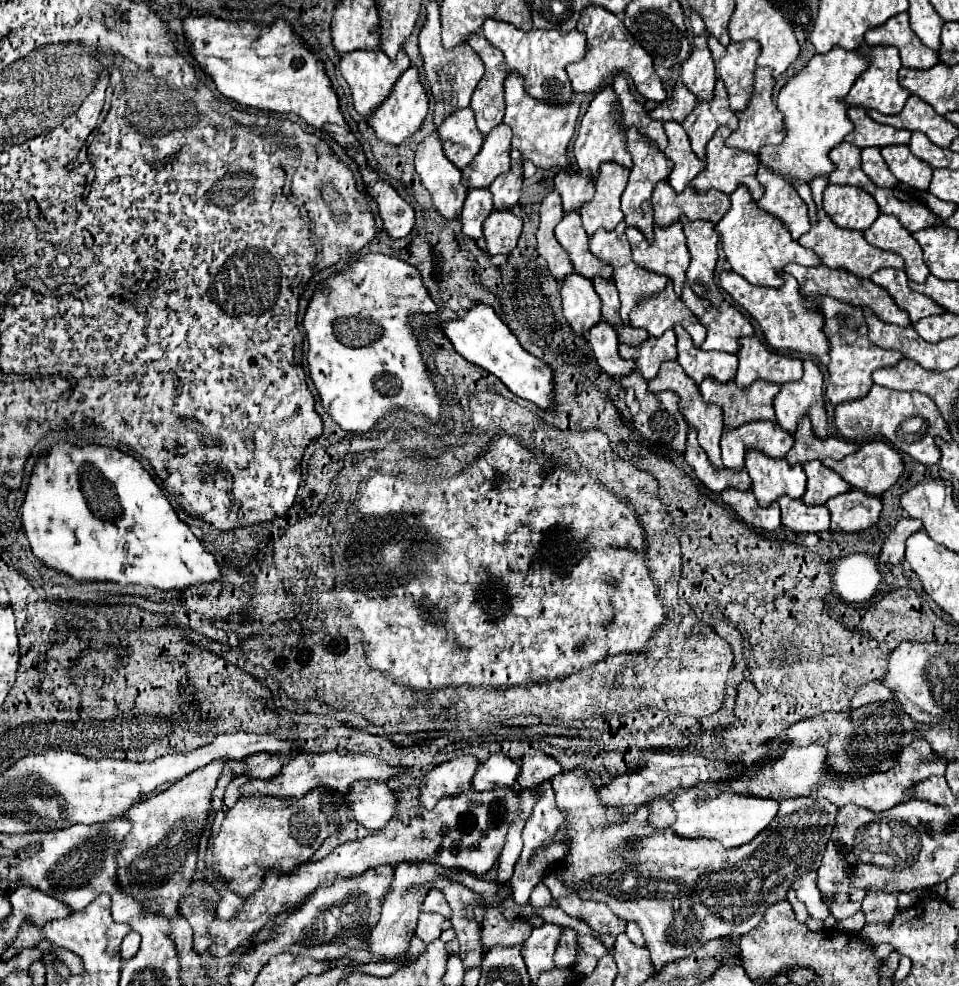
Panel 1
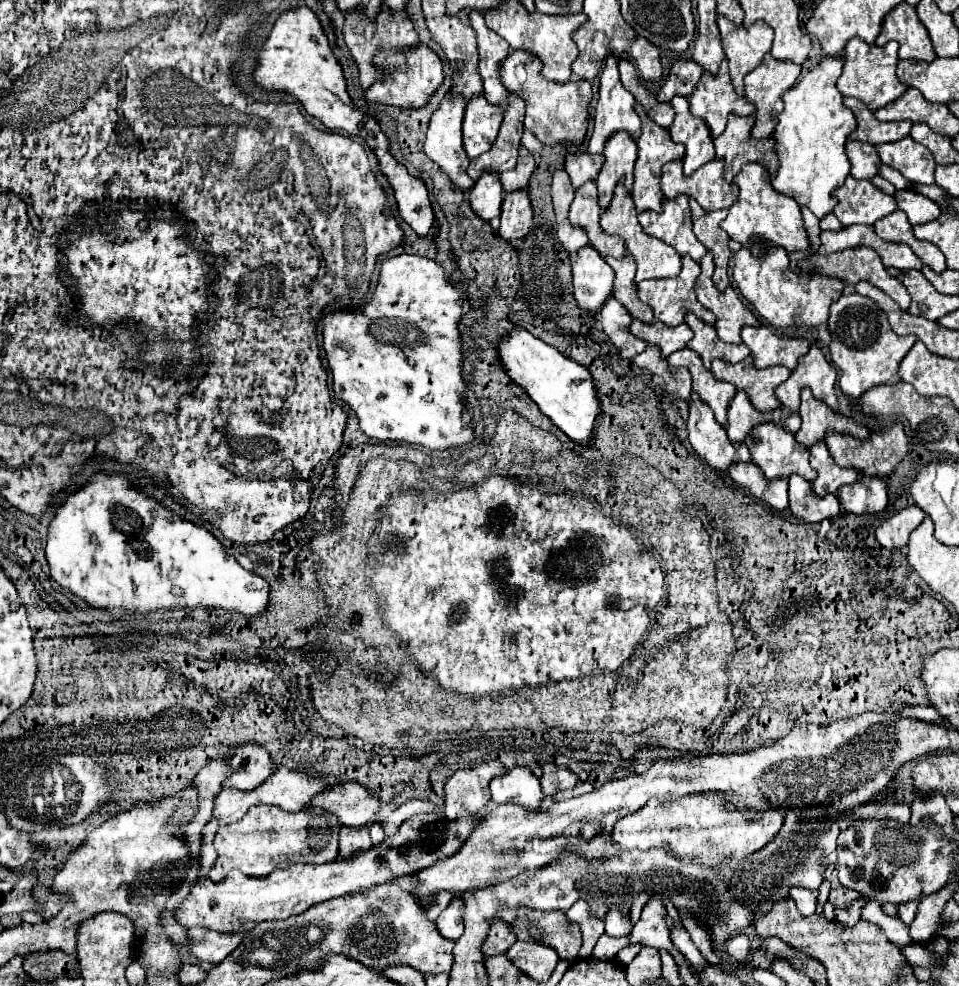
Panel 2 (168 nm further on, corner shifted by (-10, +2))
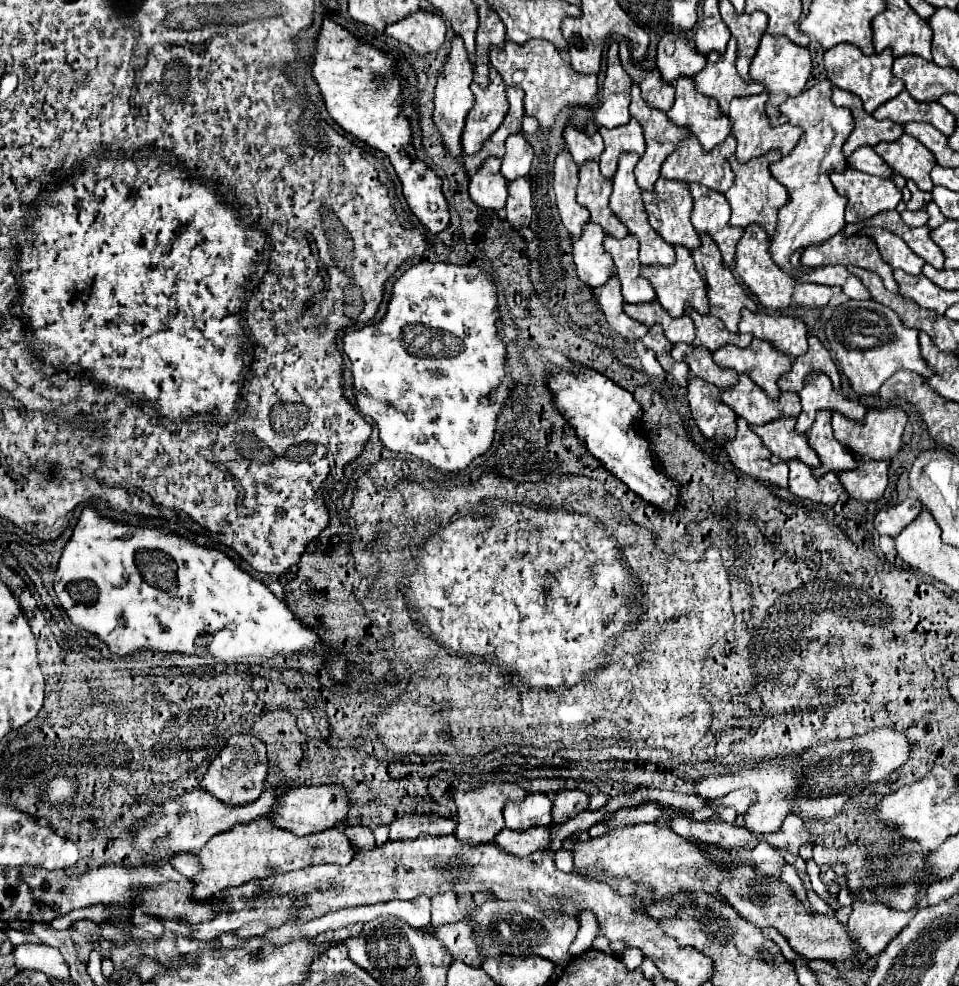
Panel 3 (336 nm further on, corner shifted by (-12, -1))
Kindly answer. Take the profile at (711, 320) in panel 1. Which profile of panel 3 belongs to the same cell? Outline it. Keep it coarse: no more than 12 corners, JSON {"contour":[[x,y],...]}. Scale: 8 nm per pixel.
{"contour":[[702,235],[692,253],[706,281],[710,313],[738,333],[756,303],[722,267],[718,245]]}

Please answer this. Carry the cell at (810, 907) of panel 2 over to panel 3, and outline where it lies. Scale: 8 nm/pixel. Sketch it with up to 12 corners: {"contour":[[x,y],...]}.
{"contour":[[763,841],[751,851],[763,875],[780,879],[785,861]]}

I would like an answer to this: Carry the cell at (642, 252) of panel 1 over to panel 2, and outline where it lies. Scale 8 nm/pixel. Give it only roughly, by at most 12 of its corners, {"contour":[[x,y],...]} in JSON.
{"contour":[[688,196],[640,212],[644,232],[696,262],[706,246],[692,232]]}

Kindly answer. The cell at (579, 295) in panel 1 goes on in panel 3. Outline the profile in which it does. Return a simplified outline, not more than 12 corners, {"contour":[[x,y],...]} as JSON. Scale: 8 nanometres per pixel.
{"contour":[[586,223],[574,239],[582,283],[602,287],[614,275],[600,225]]}

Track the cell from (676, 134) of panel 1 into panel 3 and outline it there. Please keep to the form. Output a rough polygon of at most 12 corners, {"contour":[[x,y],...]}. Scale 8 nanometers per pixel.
{"contour":[[676,81],[668,119],[686,127],[704,151],[724,143],[730,119],[714,99]]}

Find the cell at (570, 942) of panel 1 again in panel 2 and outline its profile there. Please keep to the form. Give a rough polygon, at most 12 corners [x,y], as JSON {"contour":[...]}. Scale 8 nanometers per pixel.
{"contour":[[520,906],[510,922],[516,940],[554,948],[574,962],[582,946],[580,926],[564,912]]}

